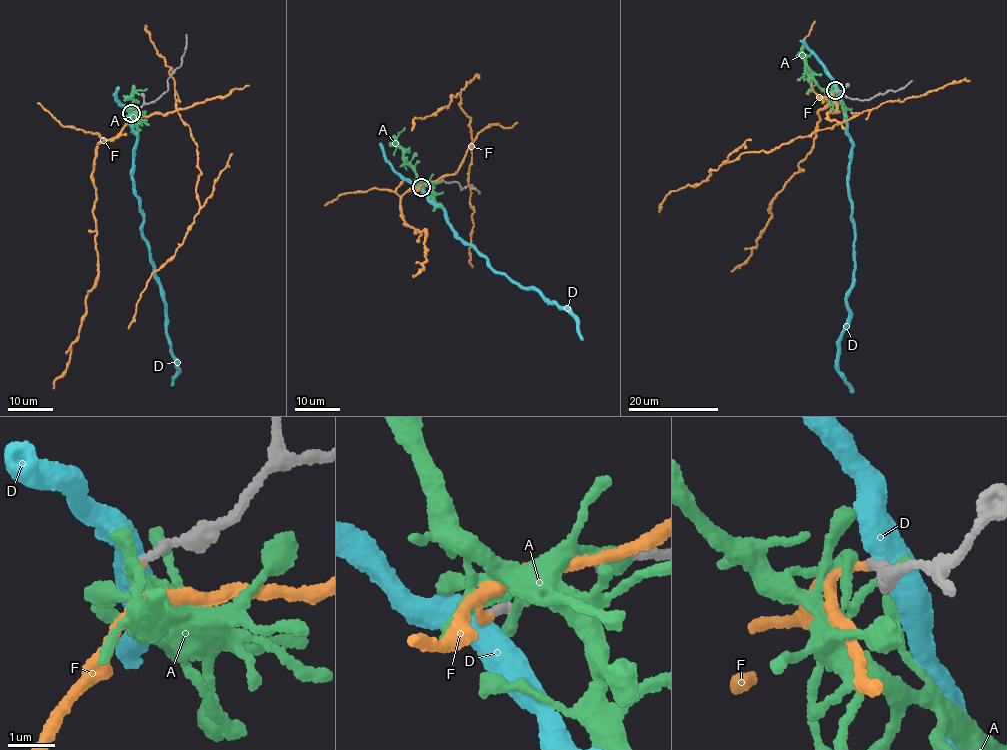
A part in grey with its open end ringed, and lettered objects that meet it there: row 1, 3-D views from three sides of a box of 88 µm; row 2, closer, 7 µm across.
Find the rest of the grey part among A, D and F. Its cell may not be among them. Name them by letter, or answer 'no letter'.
F

